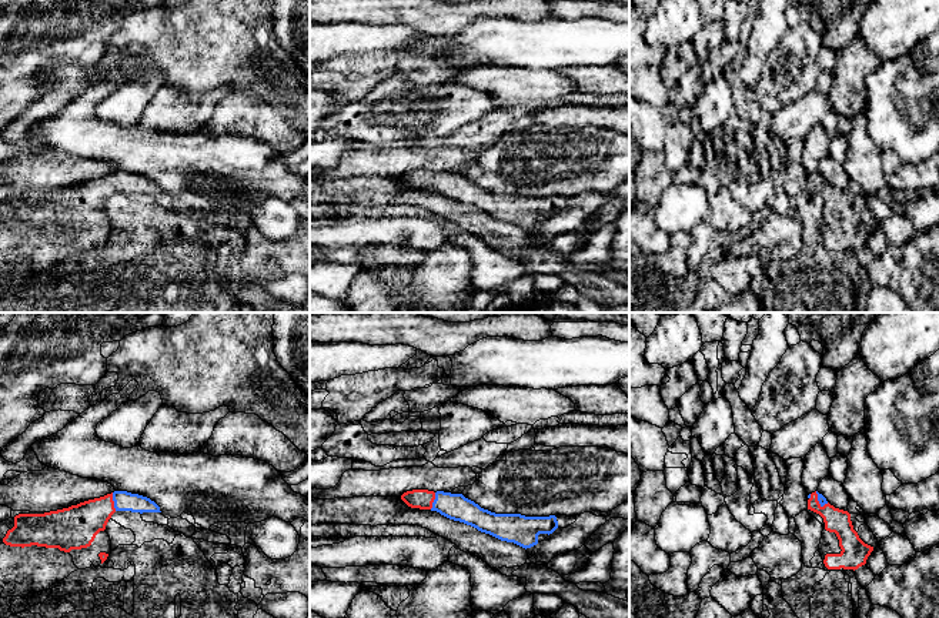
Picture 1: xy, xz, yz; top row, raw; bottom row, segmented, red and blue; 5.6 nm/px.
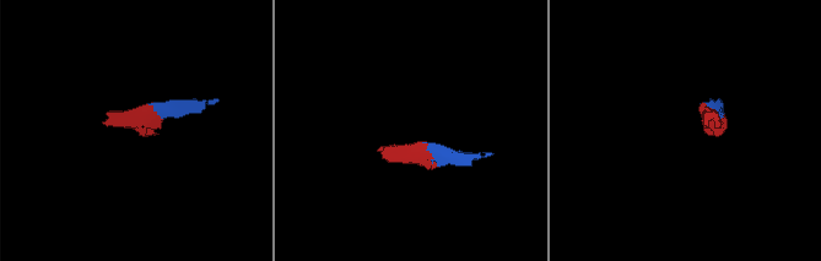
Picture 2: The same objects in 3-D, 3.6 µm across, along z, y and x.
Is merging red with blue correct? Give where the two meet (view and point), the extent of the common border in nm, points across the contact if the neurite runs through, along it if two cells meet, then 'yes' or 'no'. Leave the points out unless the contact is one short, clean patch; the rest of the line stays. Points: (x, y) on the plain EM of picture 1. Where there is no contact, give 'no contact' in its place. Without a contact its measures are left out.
meets red in xy at (113, 181); contact 110 nm long; runs through xy (77, 206), (113, 181), (123, 181); yes

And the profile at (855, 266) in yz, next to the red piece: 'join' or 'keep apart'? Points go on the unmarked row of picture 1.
keep apart

